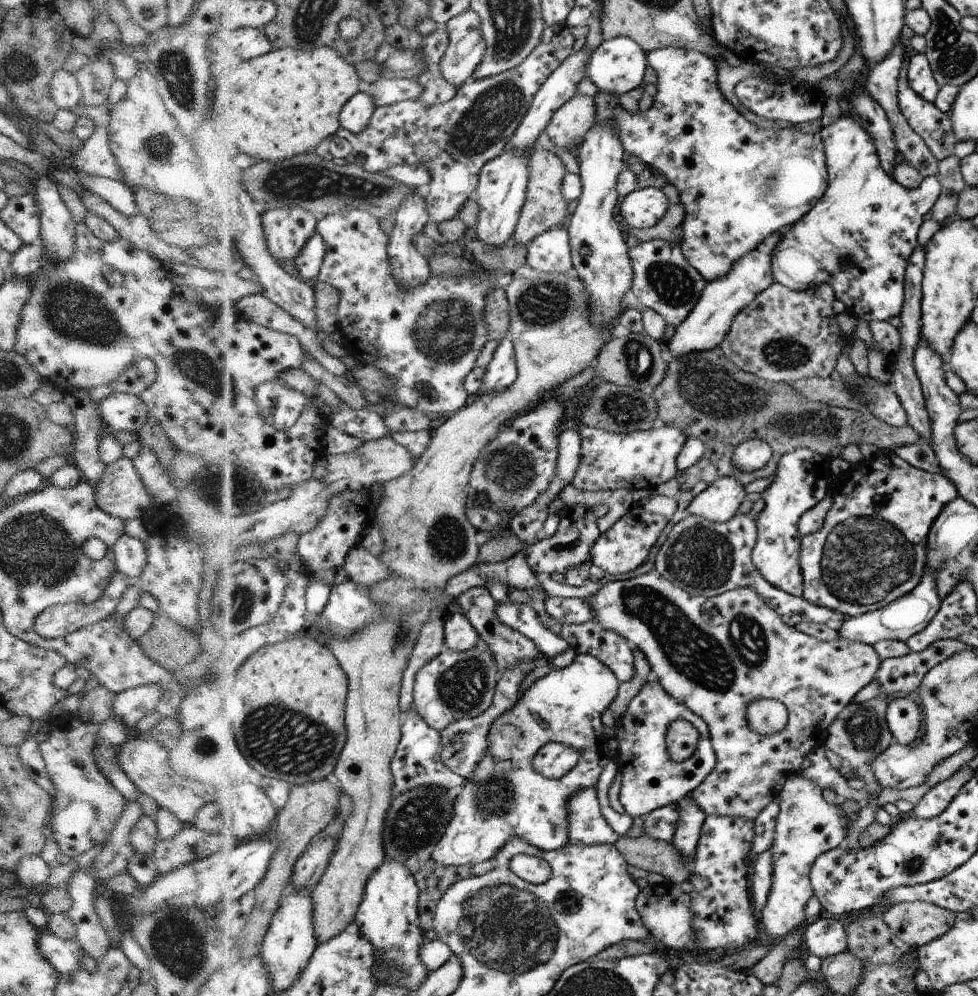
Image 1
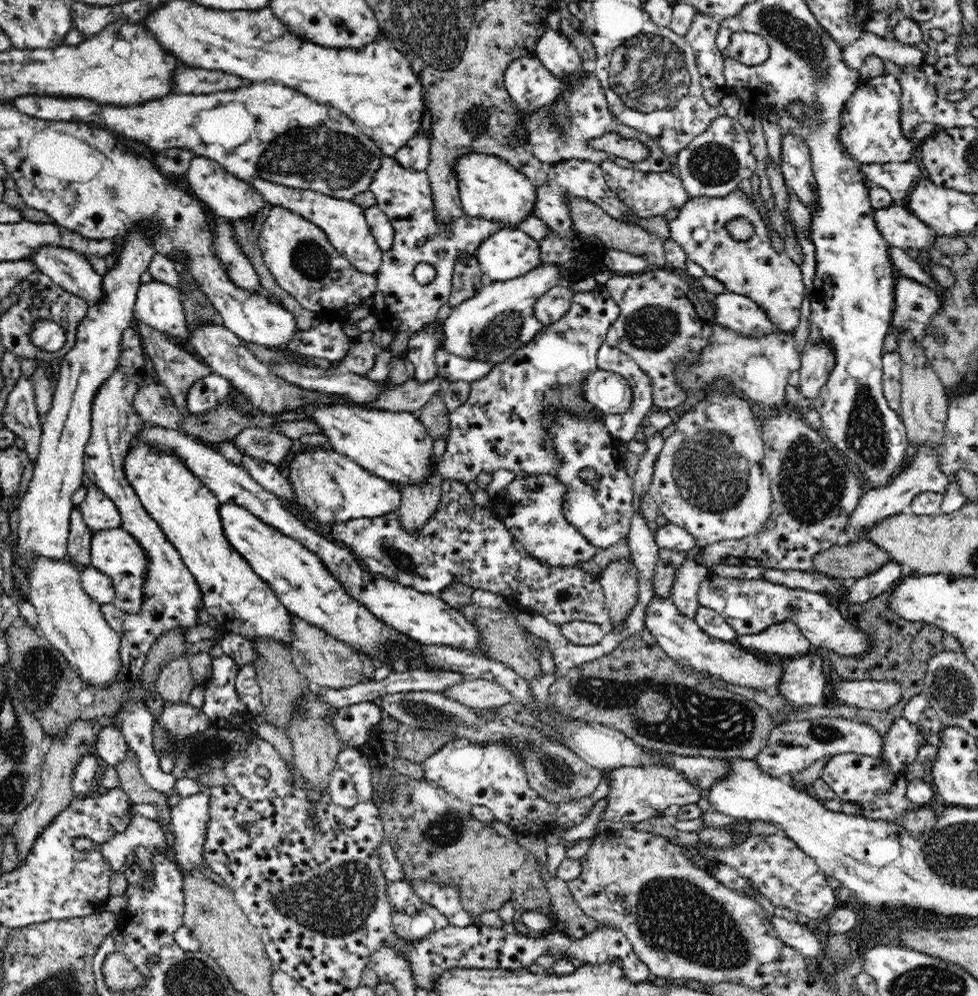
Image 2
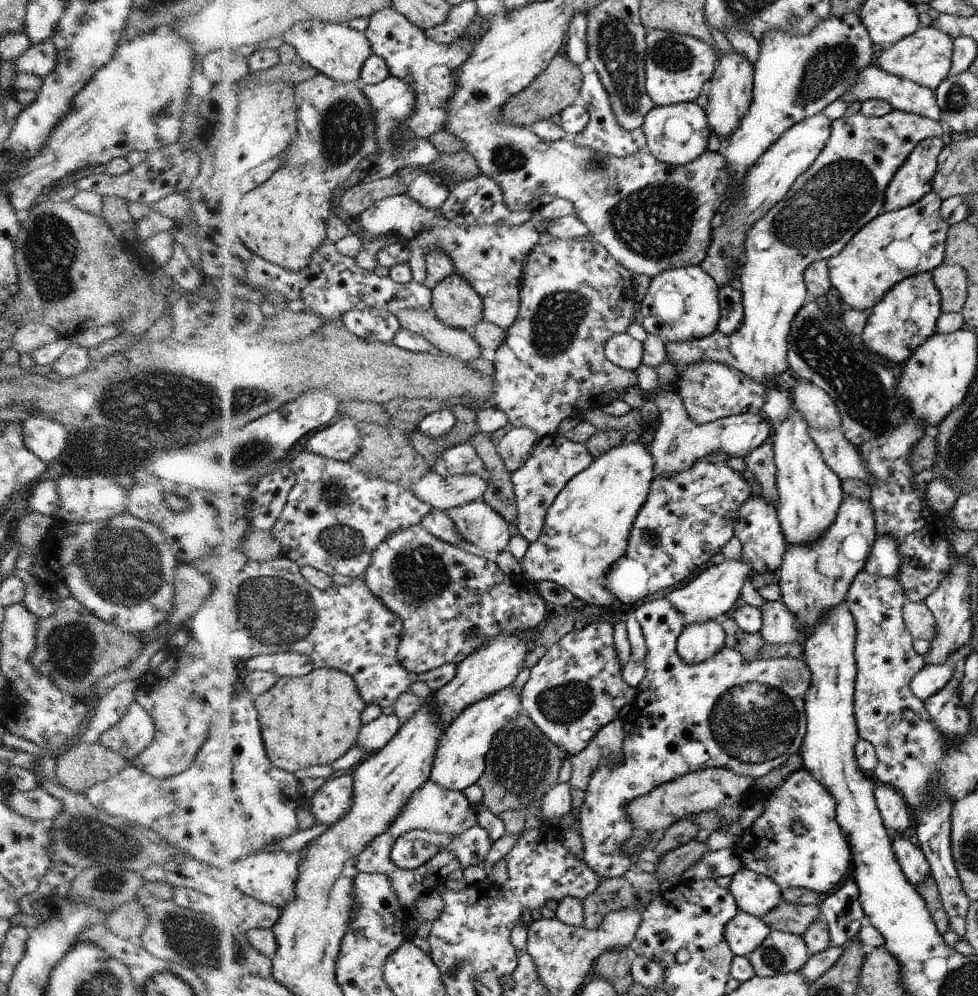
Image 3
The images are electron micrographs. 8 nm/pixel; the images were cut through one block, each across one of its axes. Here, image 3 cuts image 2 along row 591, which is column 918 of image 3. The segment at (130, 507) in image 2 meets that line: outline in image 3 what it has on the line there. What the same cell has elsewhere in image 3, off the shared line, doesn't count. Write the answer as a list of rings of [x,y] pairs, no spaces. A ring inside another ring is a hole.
[[[936,137],[926,139],[914,148],[885,191],[882,213],[902,210],[932,192],[932,178],[942,150],[943,142]]]

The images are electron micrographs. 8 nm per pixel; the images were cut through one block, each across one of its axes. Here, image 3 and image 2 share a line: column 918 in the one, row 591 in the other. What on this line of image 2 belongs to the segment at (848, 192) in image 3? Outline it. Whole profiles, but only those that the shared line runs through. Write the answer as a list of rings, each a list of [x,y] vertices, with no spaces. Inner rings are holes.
[[[121,526],[110,530],[92,533],[91,538],[91,566],[106,574],[114,585],[115,597],[111,609],[120,614],[136,614],[143,601],[143,586],[147,582],[149,562],[147,554],[135,537]]]

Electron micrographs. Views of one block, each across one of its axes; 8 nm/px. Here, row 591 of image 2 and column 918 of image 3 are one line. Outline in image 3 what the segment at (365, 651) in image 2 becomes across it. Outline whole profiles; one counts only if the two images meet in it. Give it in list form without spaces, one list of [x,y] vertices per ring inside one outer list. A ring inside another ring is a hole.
[[[920,272],[898,283],[873,308],[861,338],[870,352],[892,365],[902,366],[934,334],[941,313],[941,292],[934,284],[933,272]]]

